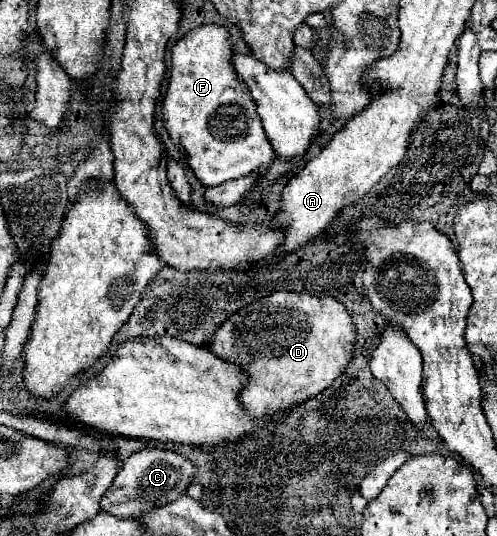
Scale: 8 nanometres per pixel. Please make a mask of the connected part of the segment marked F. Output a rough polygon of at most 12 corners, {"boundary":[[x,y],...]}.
{"boundary":[[222,25],[172,47],[166,129],[214,187],[276,153]]}

